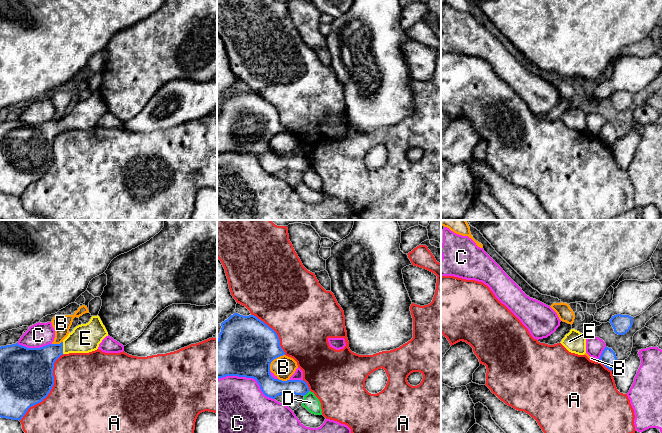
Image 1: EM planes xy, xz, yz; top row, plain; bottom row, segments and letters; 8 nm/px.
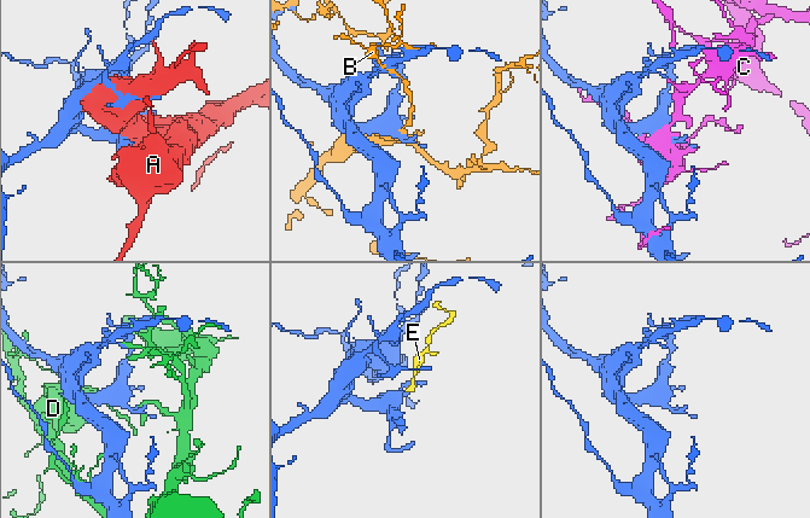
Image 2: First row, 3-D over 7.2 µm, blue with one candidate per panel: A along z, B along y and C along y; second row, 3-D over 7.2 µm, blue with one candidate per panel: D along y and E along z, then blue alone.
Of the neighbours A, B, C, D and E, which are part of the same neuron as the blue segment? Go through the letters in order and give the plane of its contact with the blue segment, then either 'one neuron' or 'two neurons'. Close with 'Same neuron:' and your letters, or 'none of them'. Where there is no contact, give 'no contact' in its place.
A: contact in xy; two neurons
B: contact in xz; two neurons
C: contact in xz; two neurons
D: contact in xz; two neurons
E: contact in xy; one neuron
Same neuron: E

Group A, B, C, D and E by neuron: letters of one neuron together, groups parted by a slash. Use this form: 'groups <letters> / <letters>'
groups A / B / C / D / E

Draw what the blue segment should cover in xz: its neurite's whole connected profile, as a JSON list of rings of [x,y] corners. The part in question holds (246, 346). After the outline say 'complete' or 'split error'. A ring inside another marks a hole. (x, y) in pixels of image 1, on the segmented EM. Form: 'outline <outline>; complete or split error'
outline [[[234,313],[221,323],[221,332],[217,339],[217,379],[226,376],[253,378],[257,381],[263,394],[275,399],[283,393],[306,395],[310,390],[303,380],[282,381],[270,374],[271,362],[285,355],[280,346],[277,333],[254,315],[243,316]]]; complete

